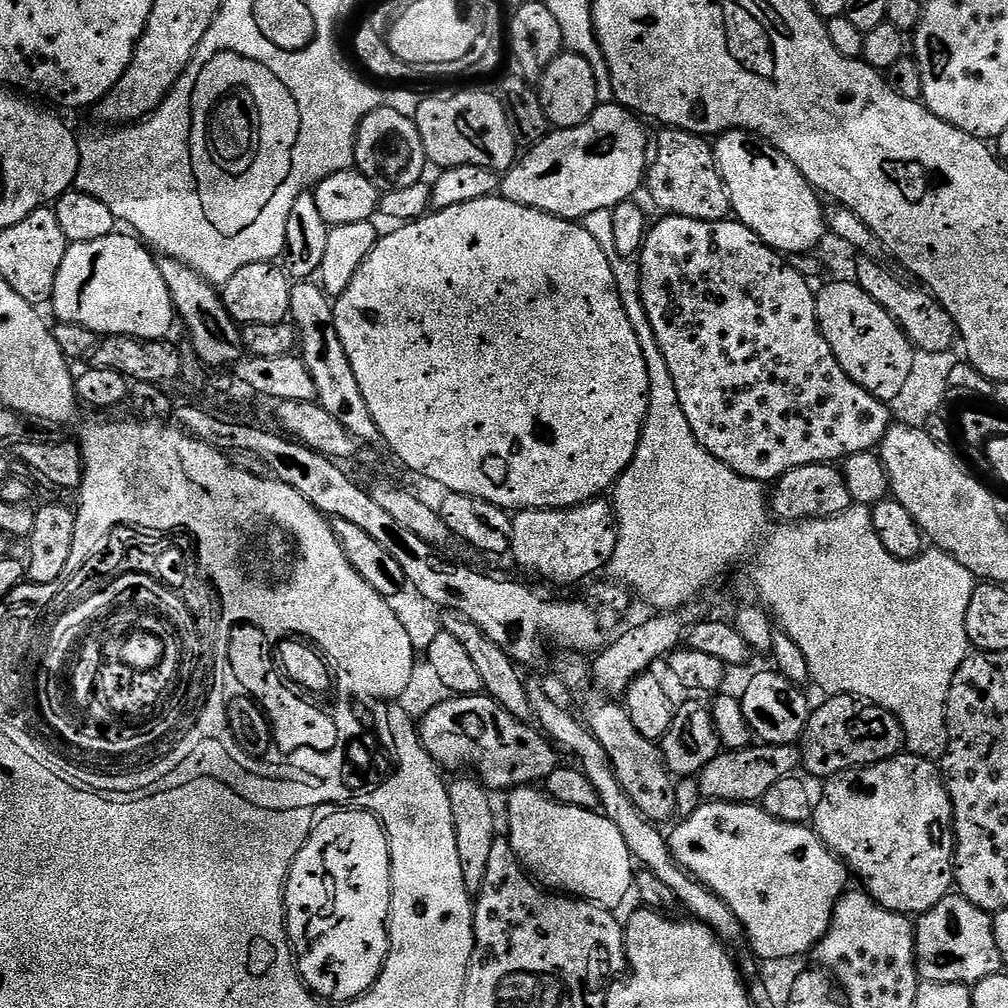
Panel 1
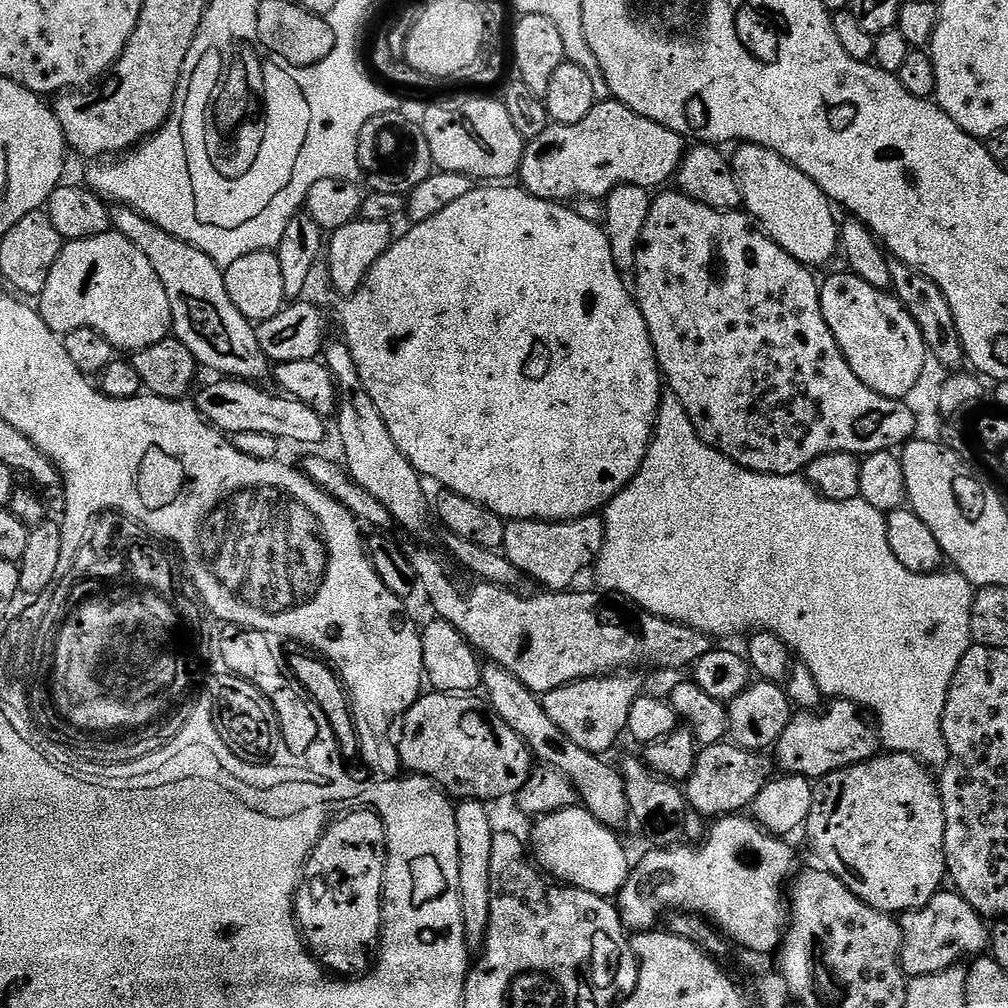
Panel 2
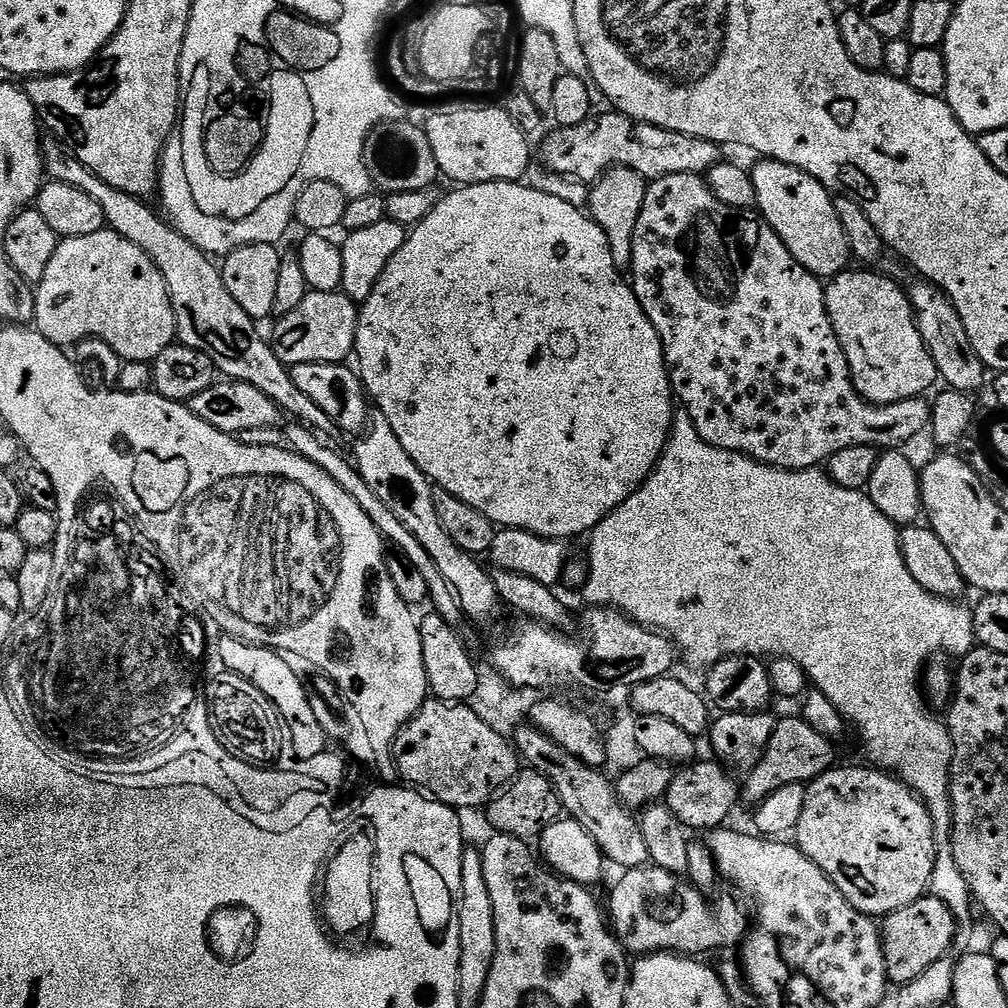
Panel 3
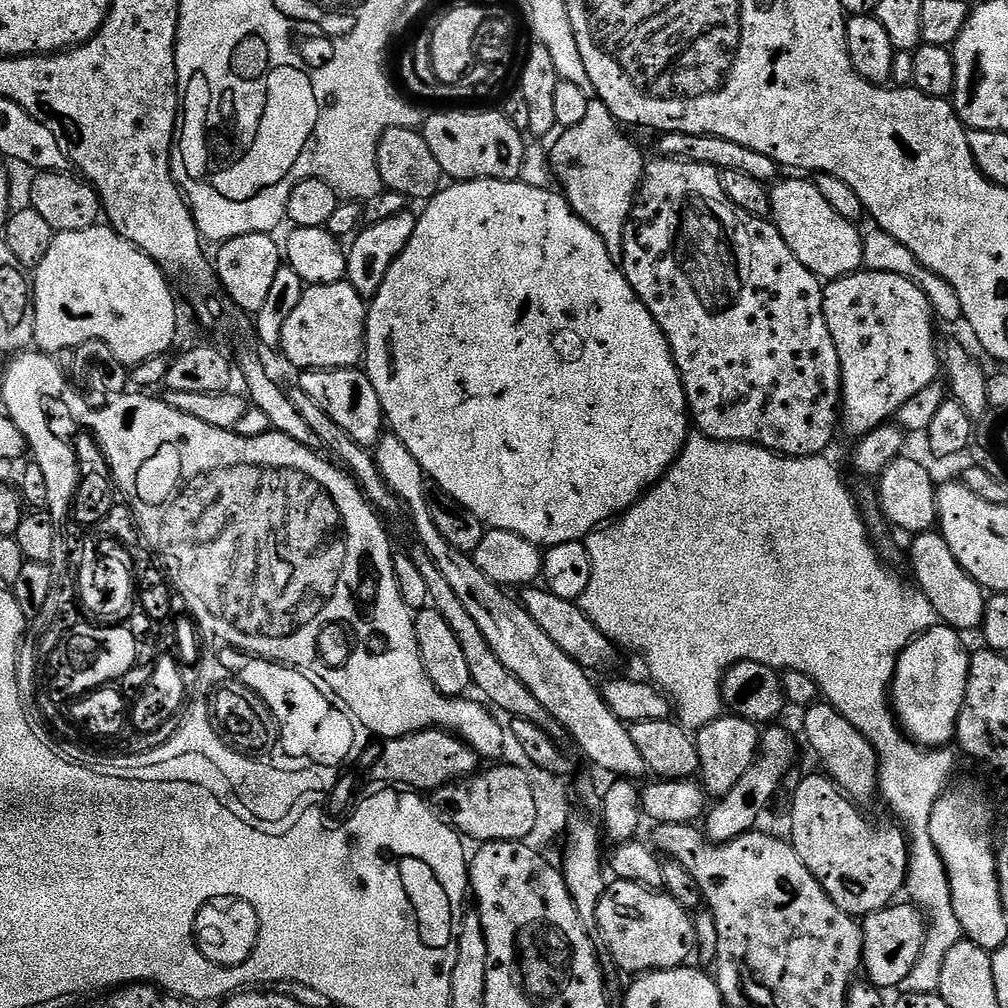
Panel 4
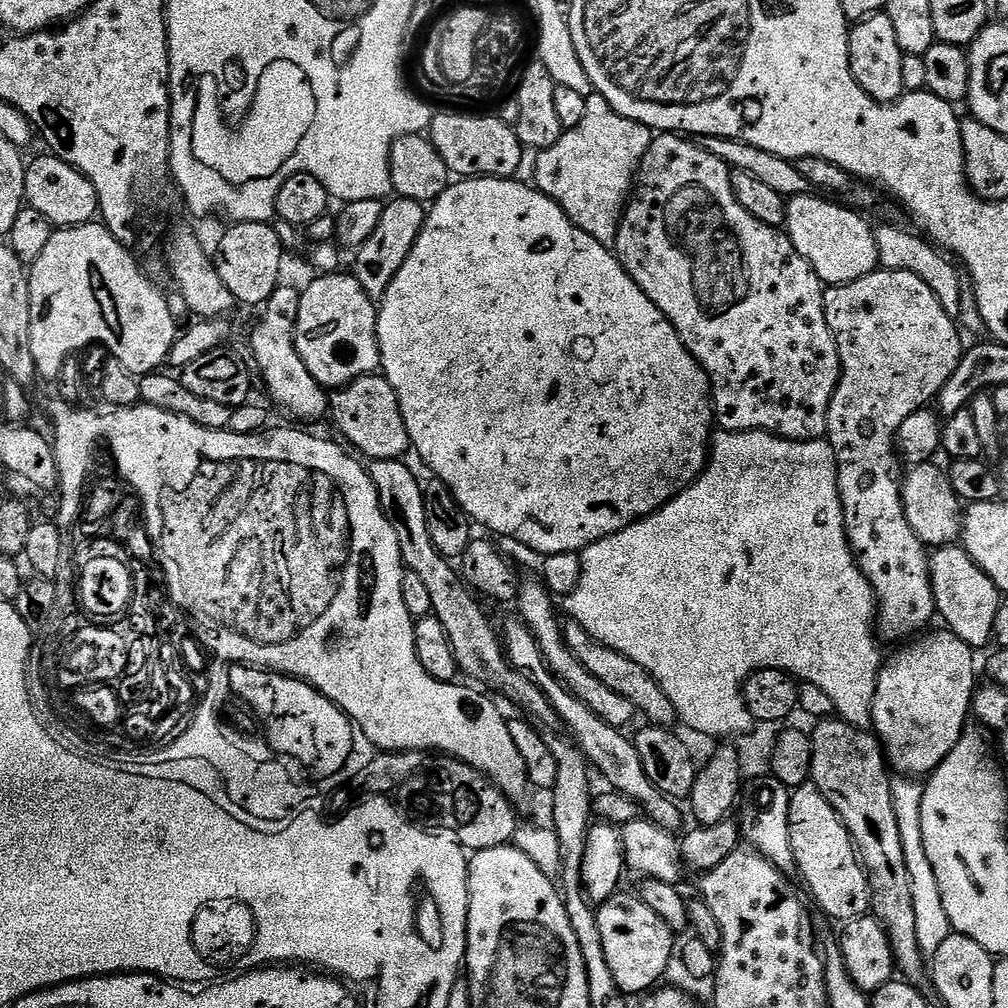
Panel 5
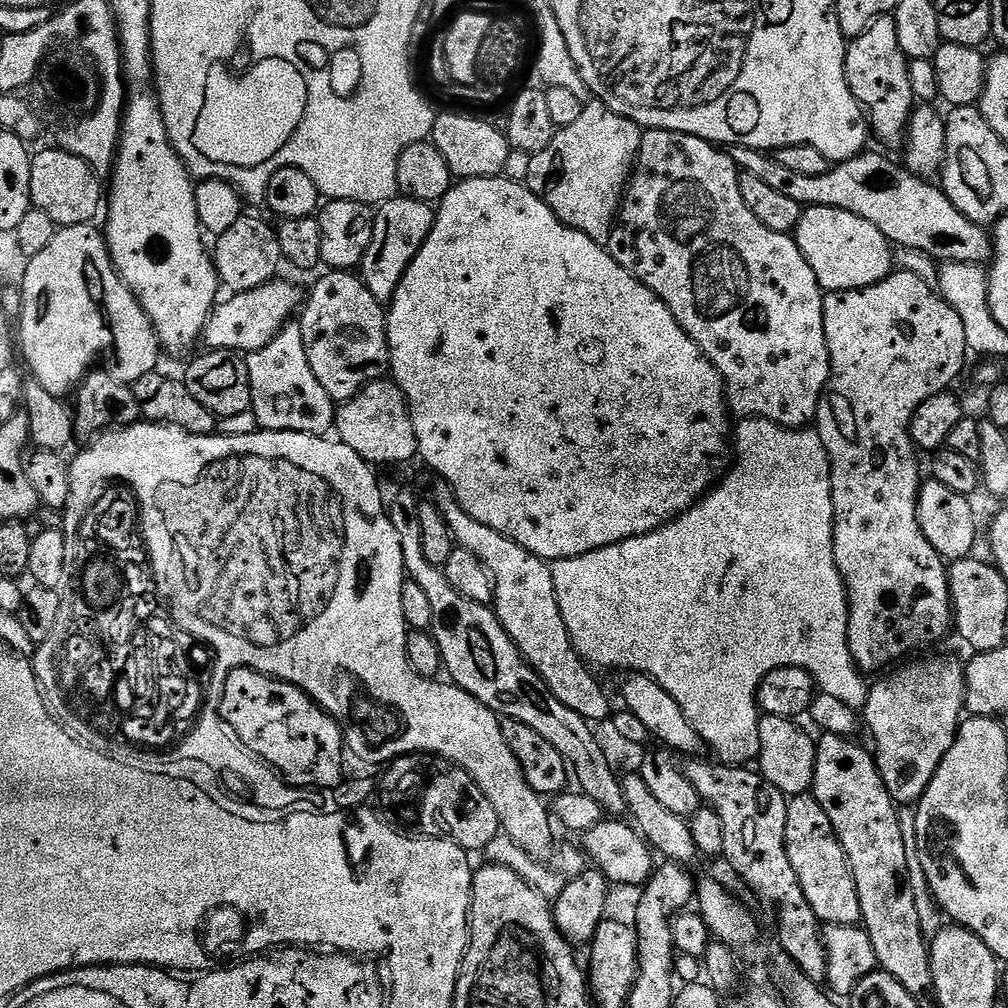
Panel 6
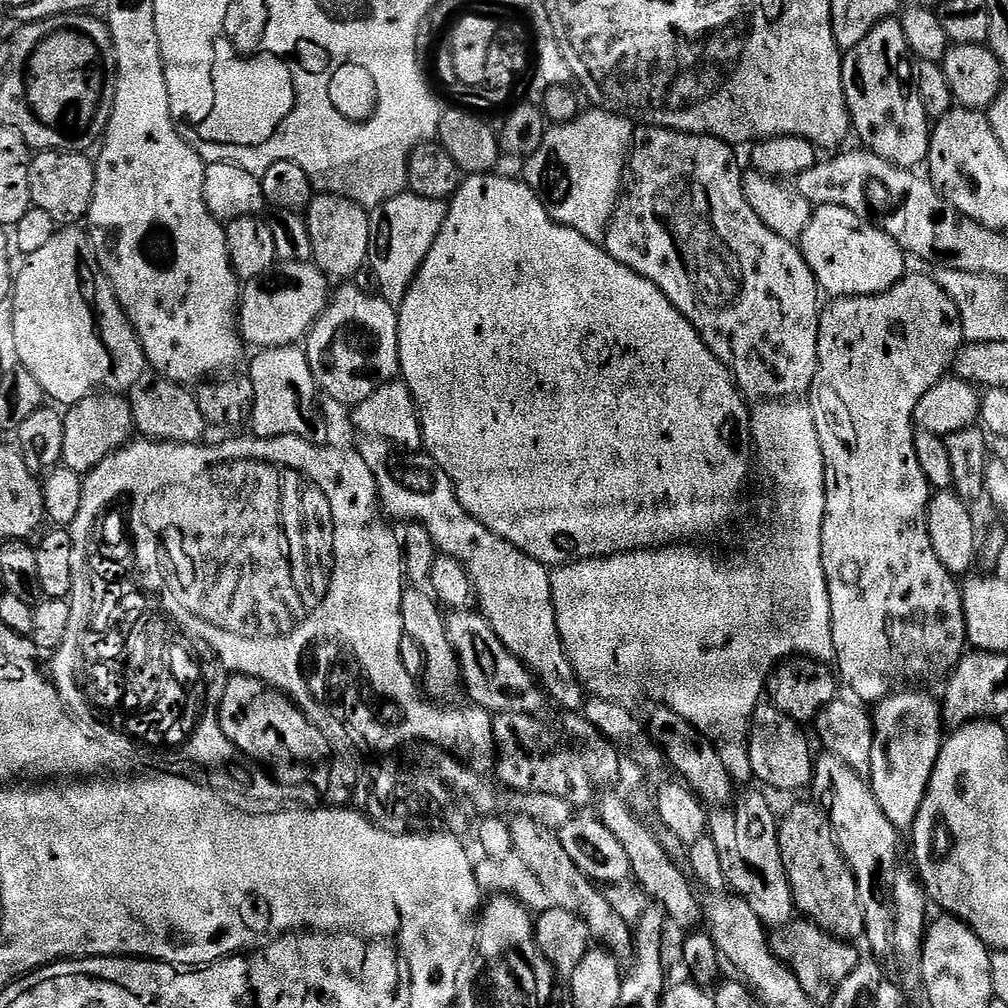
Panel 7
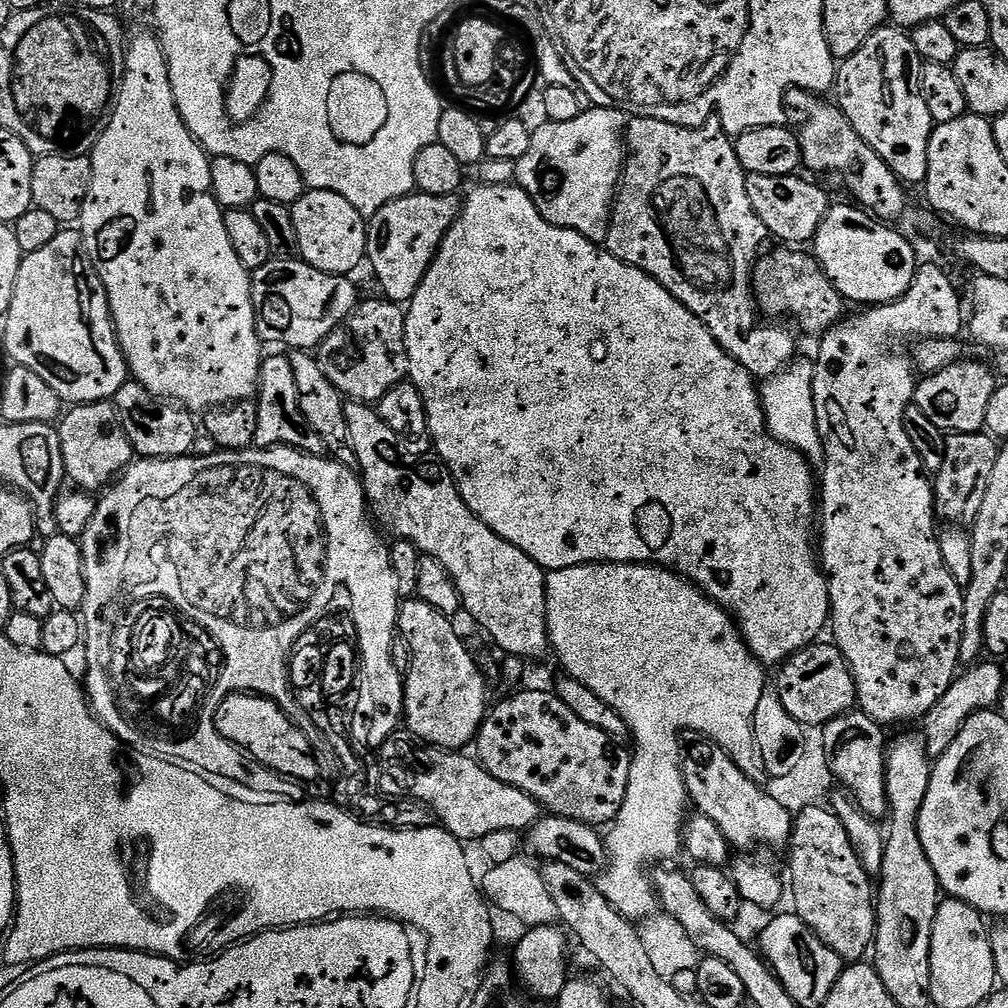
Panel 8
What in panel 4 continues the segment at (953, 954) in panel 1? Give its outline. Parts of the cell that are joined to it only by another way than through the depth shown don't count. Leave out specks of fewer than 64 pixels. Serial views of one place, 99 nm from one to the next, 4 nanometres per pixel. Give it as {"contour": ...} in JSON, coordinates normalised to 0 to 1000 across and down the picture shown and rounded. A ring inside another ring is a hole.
{"contour":[[[886,896],[873,905],[865,905],[856,910],[857,923],[857,954],[856,967],[861,967],[860,975],[874,982],[880,980],[892,981],[899,974],[903,962],[911,954],[911,946],[917,941],[918,918],[915,916],[915,906],[904,896]]]}

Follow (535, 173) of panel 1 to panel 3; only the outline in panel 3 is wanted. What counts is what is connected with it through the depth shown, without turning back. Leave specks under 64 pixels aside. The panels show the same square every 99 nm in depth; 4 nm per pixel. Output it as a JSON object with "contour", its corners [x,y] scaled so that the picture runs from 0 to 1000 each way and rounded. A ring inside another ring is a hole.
{"contour":[[[610,109],[578,119],[573,125],[553,126],[551,130],[541,137],[540,148],[536,151],[539,166],[545,171],[567,175],[584,185],[604,167],[624,167],[646,181],[665,173],[700,173],[716,159],[715,144],[648,123],[634,123]]]}

